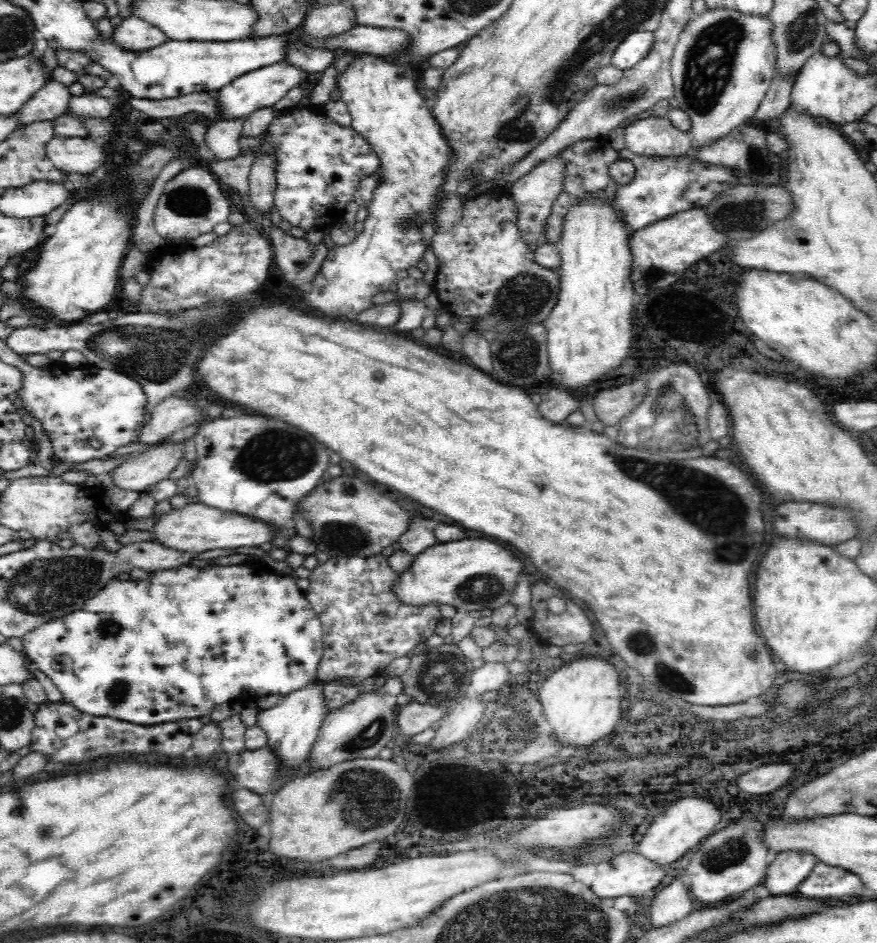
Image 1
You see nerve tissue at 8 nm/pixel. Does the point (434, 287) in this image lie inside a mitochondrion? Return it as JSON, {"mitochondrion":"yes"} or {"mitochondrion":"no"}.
{"mitochondrion":"no"}

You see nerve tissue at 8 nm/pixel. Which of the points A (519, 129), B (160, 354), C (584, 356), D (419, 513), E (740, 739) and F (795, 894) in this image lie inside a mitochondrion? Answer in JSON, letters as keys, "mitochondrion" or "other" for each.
{"A":"mitochondrion","B":"mitochondrion","C":"other","D":"other","E":"other","F":"other"}

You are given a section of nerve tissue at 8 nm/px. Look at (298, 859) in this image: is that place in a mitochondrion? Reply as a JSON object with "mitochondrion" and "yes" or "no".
{"mitochondrion":"no"}

